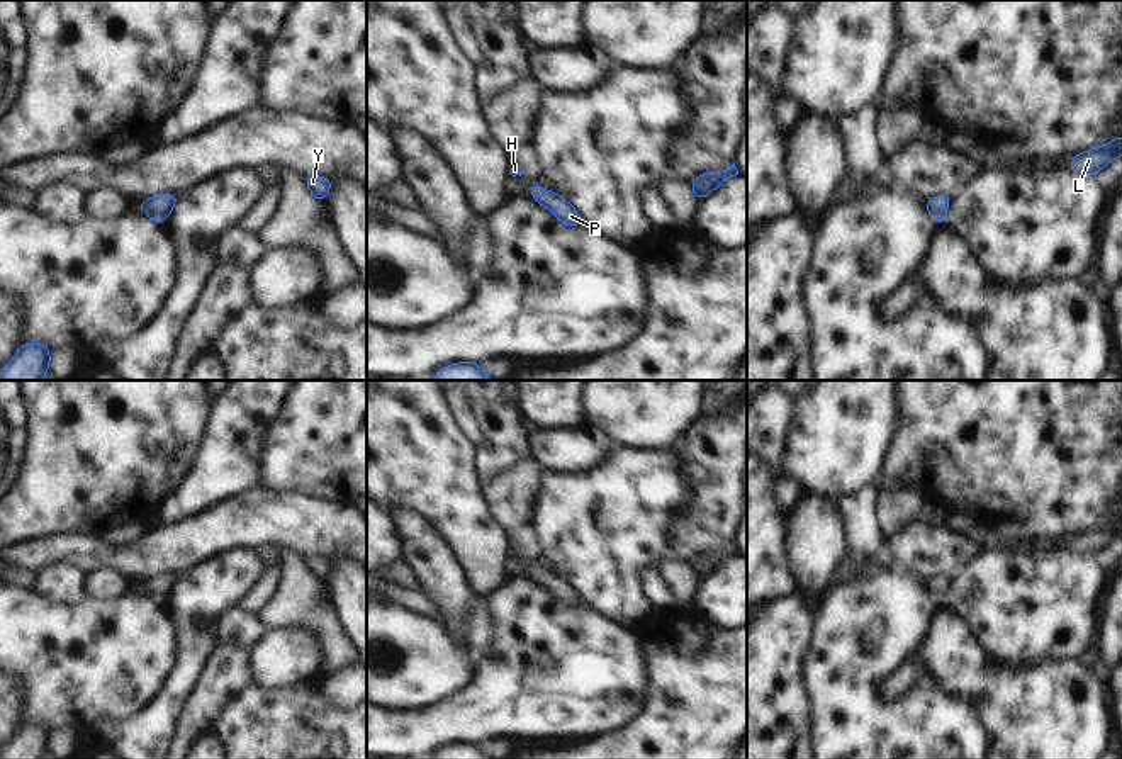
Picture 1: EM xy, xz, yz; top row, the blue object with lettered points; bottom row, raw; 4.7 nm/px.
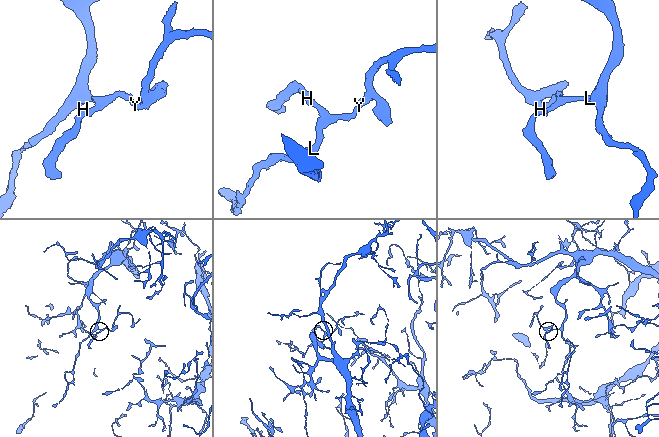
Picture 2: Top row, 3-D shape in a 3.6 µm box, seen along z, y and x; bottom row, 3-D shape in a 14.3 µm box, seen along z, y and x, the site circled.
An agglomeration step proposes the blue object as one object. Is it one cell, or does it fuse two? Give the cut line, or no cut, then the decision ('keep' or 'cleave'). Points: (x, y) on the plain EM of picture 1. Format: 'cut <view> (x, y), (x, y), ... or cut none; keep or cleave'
cut none; keep

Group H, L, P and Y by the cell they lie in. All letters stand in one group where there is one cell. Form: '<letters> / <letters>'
H L P Y

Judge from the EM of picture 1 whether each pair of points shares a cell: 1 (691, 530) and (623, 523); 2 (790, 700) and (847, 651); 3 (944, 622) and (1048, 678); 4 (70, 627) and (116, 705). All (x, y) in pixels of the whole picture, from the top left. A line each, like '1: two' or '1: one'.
1: two
2: two
3: one
4: one

